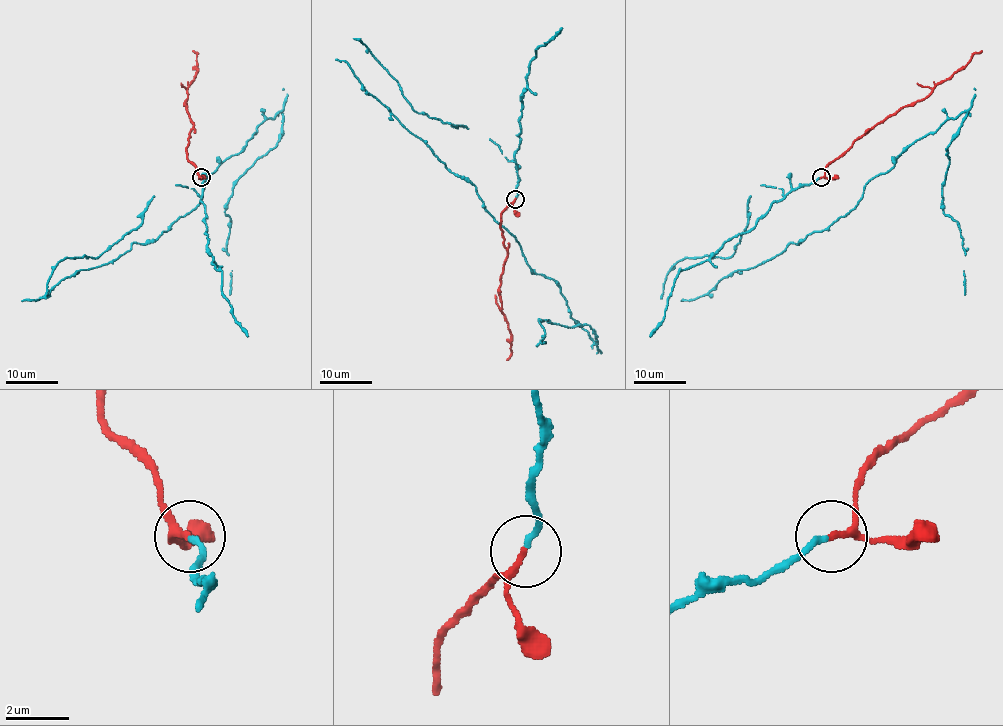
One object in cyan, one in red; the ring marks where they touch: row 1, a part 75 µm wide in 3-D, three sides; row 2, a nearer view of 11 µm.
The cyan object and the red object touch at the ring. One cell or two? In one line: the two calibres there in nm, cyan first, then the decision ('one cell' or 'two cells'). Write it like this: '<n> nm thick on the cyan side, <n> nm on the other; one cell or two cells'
180 nm thick on the cyan side, 170 nm on the other; one cell

